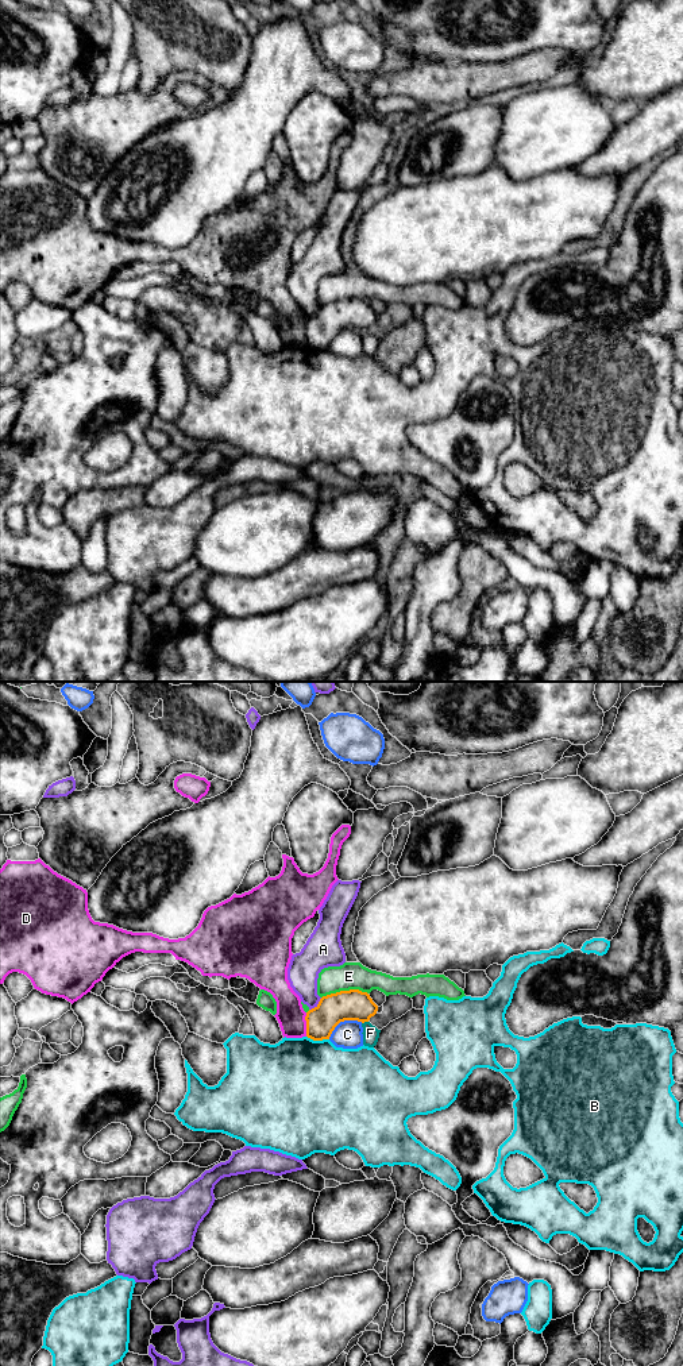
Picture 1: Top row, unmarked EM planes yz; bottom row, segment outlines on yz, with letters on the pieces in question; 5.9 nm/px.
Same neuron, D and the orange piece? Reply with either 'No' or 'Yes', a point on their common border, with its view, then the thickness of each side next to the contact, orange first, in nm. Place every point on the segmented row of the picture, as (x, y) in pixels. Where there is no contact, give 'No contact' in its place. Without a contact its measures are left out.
No. Touches orange at yz (307, 1025). Thickness 180 nm (orange) against 170 nm

